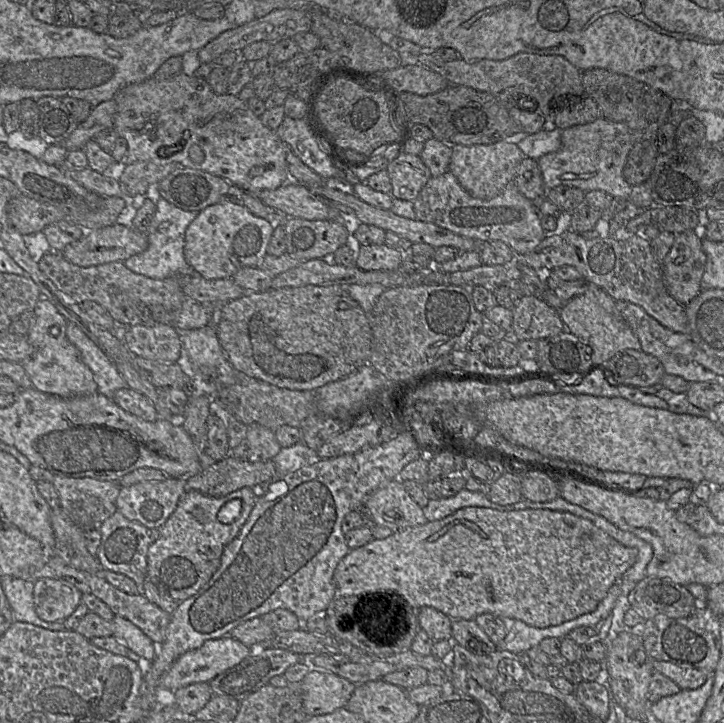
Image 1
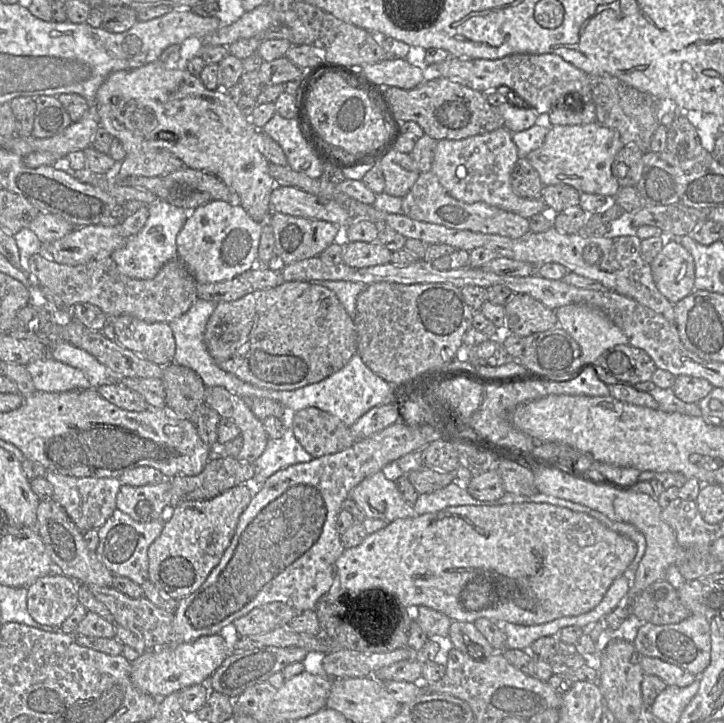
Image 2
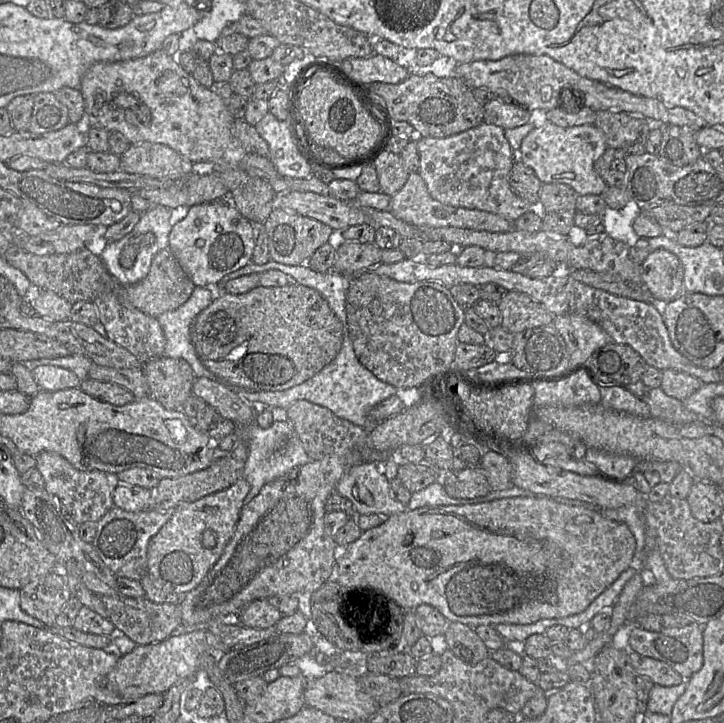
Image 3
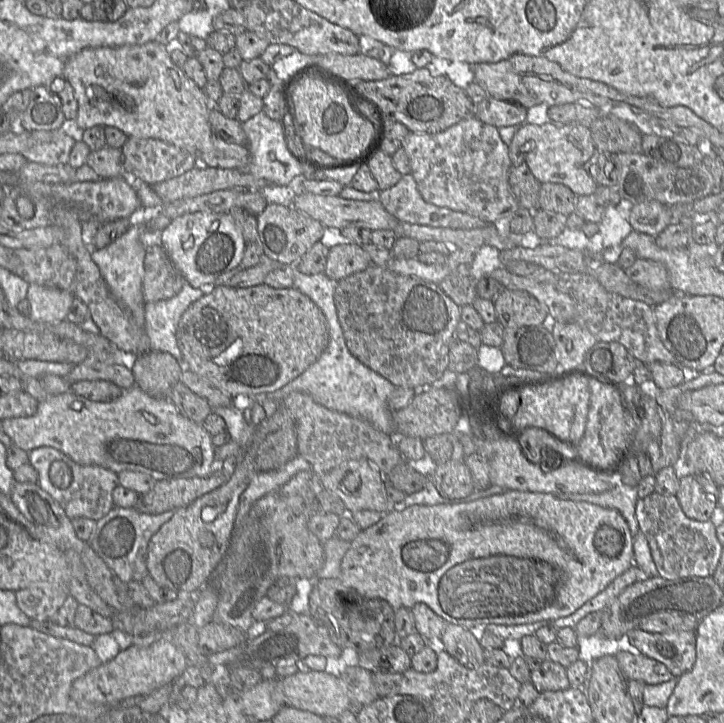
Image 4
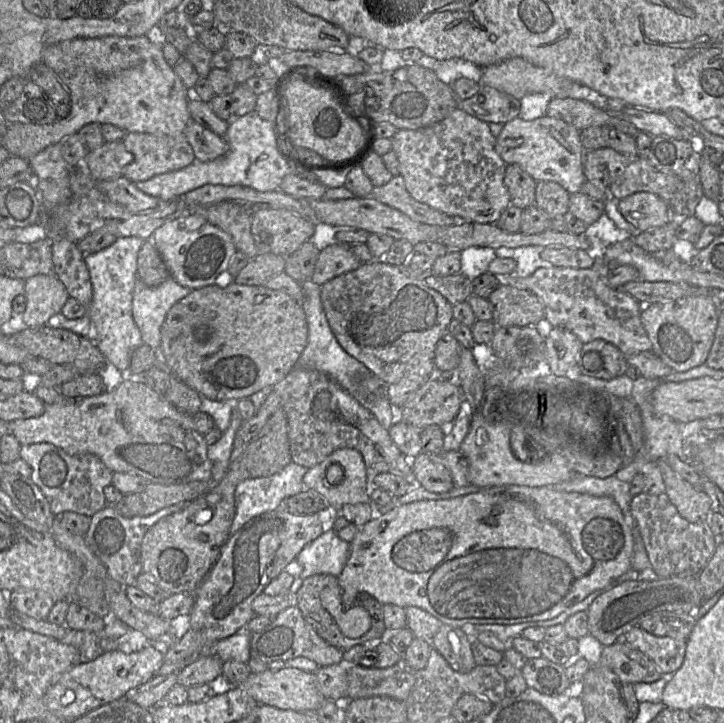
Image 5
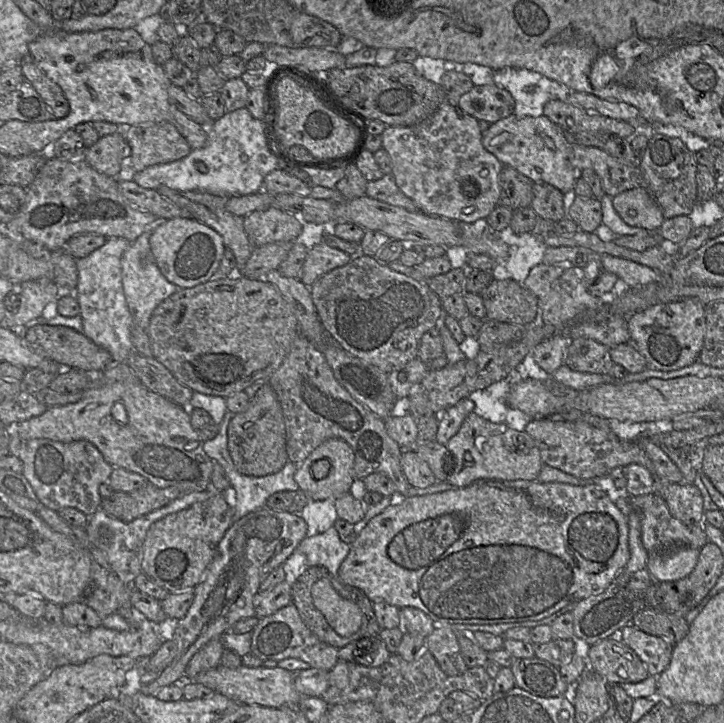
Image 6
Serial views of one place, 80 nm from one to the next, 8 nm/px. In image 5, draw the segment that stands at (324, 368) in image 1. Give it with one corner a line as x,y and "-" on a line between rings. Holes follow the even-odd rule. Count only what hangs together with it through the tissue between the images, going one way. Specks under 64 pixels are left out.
227,272
216,283
192,290
168,311
161,327
158,352
170,371
202,397
212,400
249,398
284,379
298,365
308,342
308,321
302,303
285,292
263,285
227,281

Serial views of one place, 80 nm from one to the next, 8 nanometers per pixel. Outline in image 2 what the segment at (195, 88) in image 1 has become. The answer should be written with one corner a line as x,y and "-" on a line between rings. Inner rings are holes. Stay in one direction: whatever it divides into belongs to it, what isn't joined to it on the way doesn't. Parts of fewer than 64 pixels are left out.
157,60
136,69
121,70
110,74
99,87
94,103
98,111
99,127
108,131
113,137
117,137
122,142
127,154
158,149
167,150
182,160
186,167
210,173
223,181
237,194
239,205
254,221
259,223
265,223
267,221
271,214
270,195
276,186
275,181
269,174
270,163
256,147
255,133
257,128
250,122
247,116
241,113
235,100
224,90
209,90
204,86
199,77
191,75
185,68
166,69
163,64

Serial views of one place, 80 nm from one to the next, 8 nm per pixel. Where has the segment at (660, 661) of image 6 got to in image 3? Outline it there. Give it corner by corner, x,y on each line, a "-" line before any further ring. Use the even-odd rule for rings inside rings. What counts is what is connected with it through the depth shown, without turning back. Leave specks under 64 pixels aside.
695,622
688,626
670,628
660,632
636,627
630,634
629,644
638,654
665,662
685,680
689,680
703,666
703,626

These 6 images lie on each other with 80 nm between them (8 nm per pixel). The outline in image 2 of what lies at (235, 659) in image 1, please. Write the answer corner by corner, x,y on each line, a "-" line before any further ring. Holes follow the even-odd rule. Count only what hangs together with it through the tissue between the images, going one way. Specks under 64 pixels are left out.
219,634
201,636
186,643
149,648
131,662
130,678
139,691
163,698
209,679
231,652
230,646

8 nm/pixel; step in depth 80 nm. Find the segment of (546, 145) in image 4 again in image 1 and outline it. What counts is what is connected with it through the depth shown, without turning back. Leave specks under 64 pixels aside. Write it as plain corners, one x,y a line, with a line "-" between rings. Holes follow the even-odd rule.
600,117
590,123
563,129
561,141
558,151
545,154
537,160
547,190
569,186
583,192
600,190
616,199
629,200
632,186
626,182
622,171
635,141
626,124

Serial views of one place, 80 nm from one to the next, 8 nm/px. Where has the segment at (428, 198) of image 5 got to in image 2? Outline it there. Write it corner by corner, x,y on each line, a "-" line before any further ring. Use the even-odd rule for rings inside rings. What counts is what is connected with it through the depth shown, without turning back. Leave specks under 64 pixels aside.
505,127
460,140
437,140
431,171
453,198
466,203
484,202
516,213
524,218
547,210
542,198
527,199
518,196
511,185
511,173
520,158
512,132

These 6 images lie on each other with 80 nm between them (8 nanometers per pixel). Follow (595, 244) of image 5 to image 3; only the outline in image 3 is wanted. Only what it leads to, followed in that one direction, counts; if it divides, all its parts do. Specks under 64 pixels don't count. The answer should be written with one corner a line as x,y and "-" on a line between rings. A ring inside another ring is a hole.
630,200
621,209
613,209
606,205
602,213
605,233
615,240
624,242
629,247
635,245
640,237
633,229
633,222
641,212
642,209
634,200

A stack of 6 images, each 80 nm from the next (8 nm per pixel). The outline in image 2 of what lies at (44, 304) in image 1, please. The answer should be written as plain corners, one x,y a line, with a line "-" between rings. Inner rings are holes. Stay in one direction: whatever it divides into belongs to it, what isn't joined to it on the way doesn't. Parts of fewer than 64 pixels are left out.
51,357
37,359
25,366
37,391
66,392
91,387
81,370

